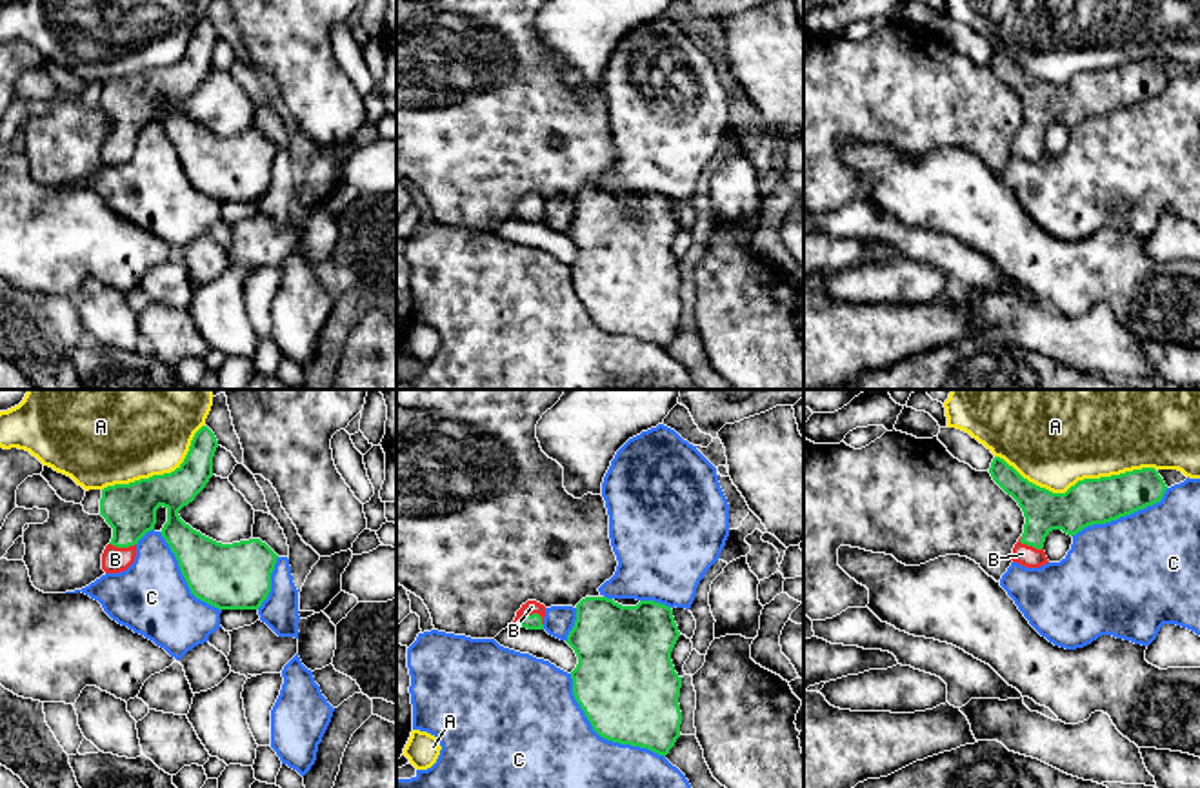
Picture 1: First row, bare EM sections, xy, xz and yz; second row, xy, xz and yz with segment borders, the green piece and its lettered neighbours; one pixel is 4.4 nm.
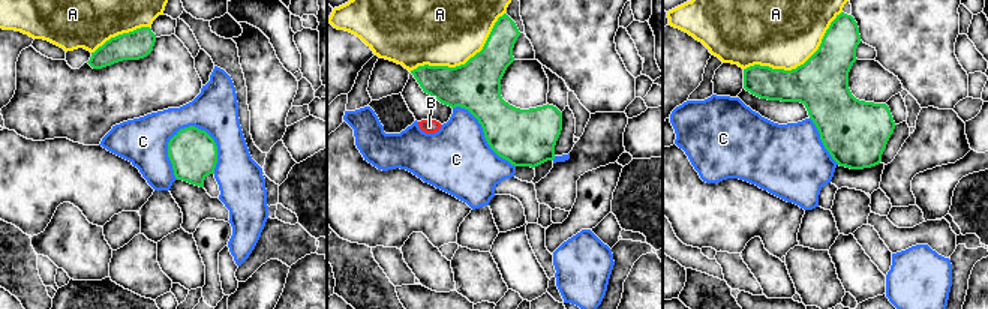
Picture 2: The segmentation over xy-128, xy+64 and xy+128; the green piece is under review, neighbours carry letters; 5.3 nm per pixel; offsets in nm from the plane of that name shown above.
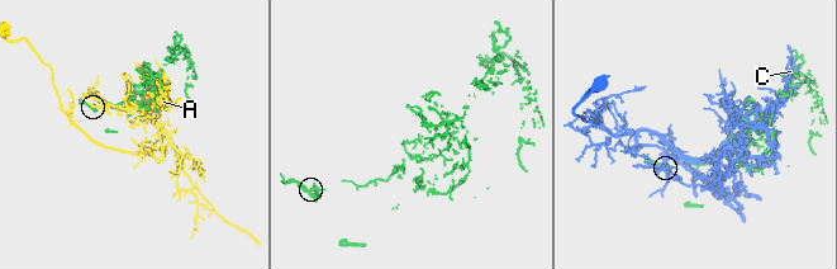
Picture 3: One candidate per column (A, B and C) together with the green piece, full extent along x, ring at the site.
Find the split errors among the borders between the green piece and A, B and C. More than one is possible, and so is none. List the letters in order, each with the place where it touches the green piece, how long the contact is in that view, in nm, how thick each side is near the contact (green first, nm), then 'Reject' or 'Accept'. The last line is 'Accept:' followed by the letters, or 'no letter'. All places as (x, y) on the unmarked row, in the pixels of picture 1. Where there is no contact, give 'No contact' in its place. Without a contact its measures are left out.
A: Touches green at yz (1075, 77). Shared border 700 nm. Thickness 200 nm (green) against 360 nm. Reject
B: Touches green at xz (528, 208). Shared border 120 nm. Thickness 70 nm (green) against 60 nm. Accept
C: Touches green at xz (602, 328). Shared border 550 nm. Thickness 440 nm (green) against 480 nm. Reject
Accept: B

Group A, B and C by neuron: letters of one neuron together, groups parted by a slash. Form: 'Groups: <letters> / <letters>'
Groups: A / B / C

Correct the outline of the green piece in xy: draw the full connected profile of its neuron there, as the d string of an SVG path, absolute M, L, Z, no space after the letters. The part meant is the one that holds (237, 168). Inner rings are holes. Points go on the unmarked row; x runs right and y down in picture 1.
M202 18L175 64L102 82L100 107L113 120L113 131L102 146L105 166L125 164L135 155L138 133L155 122L156 102L164 98L167 115L160 126L175 146L191 186L218 202L262 198L271 184L278 147L260 131L216 135L178 107L213 69L216 40L215 25Z

